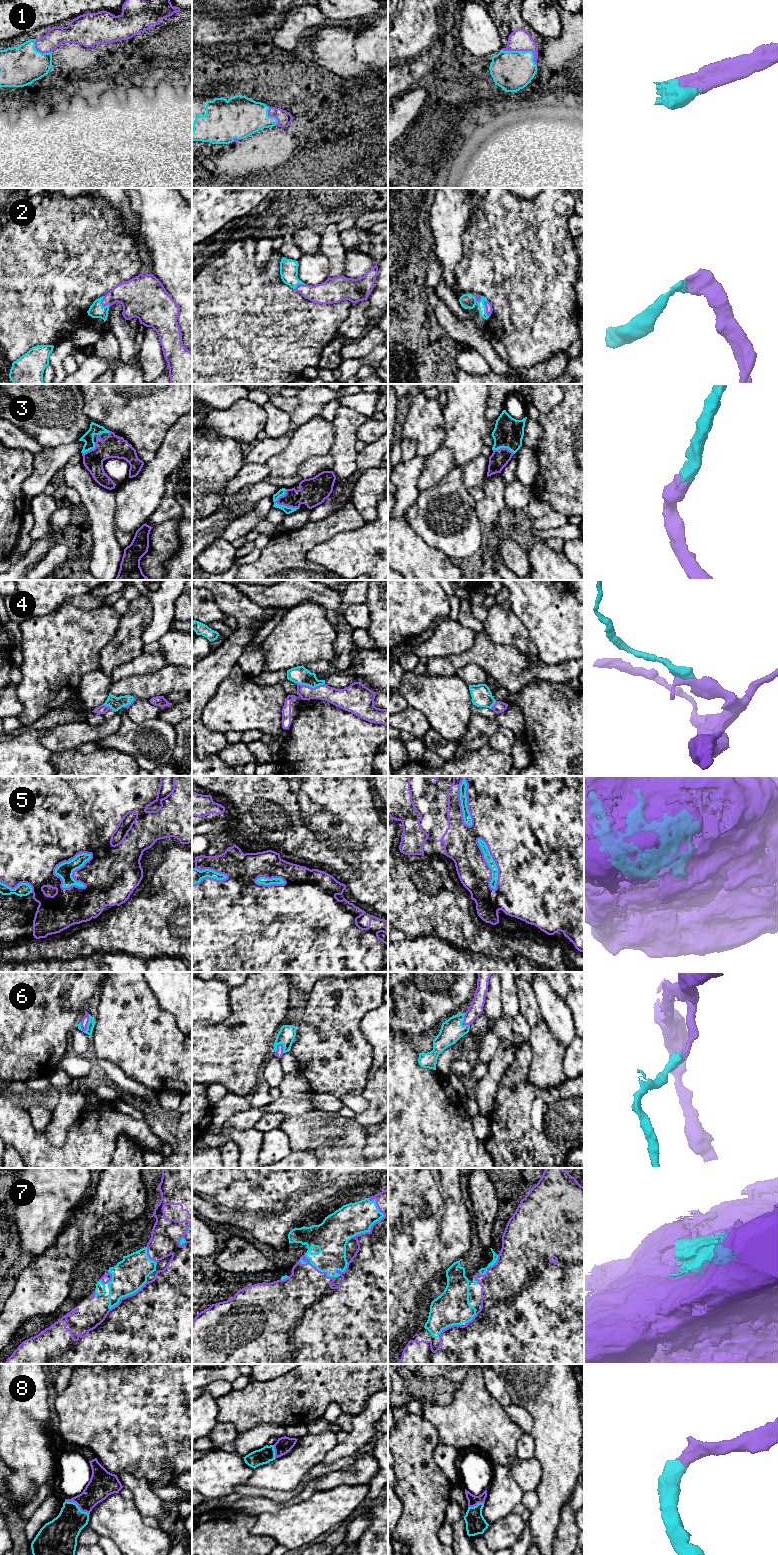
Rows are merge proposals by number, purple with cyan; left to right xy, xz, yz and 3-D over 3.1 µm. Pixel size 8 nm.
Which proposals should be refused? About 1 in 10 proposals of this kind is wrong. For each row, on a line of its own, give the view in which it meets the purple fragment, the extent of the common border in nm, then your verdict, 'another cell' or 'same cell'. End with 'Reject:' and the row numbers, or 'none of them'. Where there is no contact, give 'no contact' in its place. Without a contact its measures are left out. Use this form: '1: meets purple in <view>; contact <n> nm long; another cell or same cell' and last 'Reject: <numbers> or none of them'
1: meets purple in yz; contact 320 nm long; same cell
2: meets purple in yz; contact 140 nm long; same cell
3: meets purple in xz; contact 200 nm long; same cell
4: meets purple in xz; contact 240 nm long; same cell
5: meets purple in xy; contact 360 nm long; same cell
6: meets purple in xy; contact 150 nm long; same cell
7: meets purple in xz; contact 380 nm long; same cell
8: meets purple in xy; contact 220 nm long; same cell
Reject: none of them

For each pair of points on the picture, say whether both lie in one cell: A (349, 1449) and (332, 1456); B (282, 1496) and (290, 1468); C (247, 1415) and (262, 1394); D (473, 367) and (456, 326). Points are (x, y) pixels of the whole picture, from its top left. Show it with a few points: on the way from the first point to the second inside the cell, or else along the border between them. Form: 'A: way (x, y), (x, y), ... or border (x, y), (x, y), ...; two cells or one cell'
A: way (345, 1449), (336, 1453); one cell
B: border (300, 1483), (292, 1490), (260, 1488); two cells
C: way (249, 1410), (260, 1399); one cell
D: border (461, 345), (474, 348), (484, 359); two cells

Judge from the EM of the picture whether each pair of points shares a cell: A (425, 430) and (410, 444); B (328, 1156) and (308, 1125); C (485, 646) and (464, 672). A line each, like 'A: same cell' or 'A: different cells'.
A: different cells
B: same cell
C: different cells

